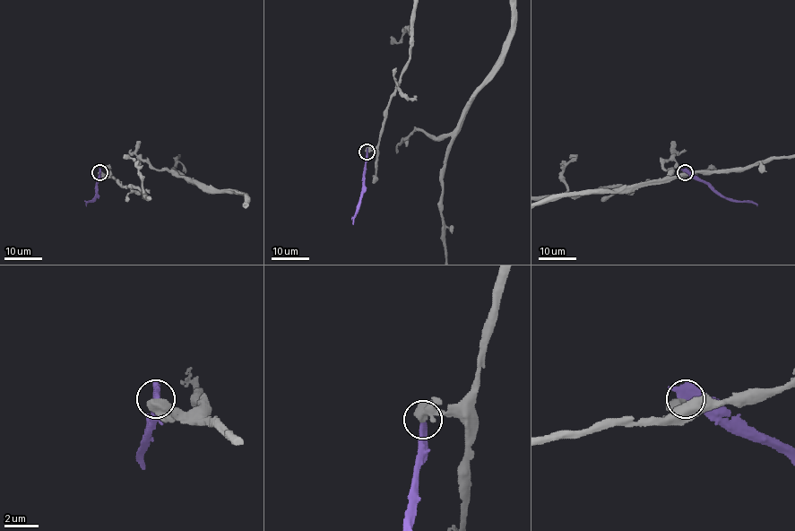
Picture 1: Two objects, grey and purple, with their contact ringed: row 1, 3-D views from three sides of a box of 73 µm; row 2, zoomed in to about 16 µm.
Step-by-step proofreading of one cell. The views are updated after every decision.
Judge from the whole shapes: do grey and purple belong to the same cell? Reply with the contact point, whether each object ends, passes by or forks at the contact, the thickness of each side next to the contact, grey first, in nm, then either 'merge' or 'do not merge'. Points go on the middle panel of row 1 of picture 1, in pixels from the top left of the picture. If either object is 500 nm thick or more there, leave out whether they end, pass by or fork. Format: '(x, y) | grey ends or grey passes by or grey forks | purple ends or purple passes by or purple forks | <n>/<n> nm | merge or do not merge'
(367, 152) | 650/650 nm | do not merge

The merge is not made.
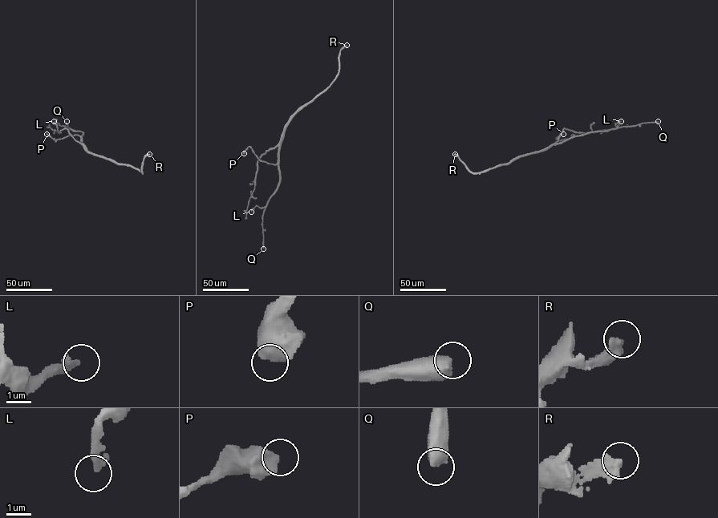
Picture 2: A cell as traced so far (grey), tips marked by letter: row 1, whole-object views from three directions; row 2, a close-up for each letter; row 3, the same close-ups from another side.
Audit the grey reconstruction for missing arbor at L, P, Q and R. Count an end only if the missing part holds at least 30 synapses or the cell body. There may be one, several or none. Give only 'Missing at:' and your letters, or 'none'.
Missing at: Q

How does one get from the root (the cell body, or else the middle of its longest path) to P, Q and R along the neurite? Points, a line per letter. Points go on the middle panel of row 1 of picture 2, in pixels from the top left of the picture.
P: (282, 136), (279, 160), (275, 164), (261, 160), (249, 147), (244, 153)
Q: (282, 136), (279, 148), (279, 184), (262, 217), (263, 248)
R: (282, 136), (287, 122), (334, 78), (338, 70), (339, 54), (346, 45)

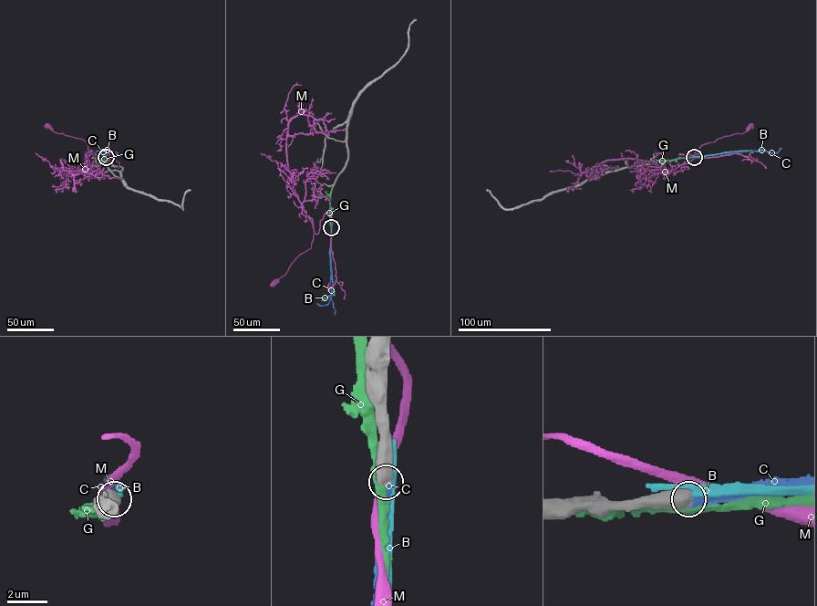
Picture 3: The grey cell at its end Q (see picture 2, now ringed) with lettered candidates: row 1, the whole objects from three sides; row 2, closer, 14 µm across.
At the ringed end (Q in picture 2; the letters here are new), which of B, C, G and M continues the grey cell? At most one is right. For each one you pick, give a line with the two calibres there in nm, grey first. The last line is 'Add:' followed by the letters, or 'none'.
C: 650/550 nm
Add: C

